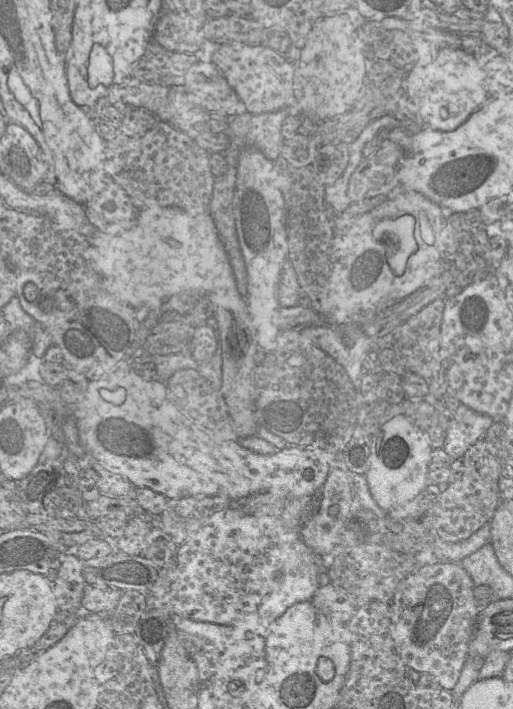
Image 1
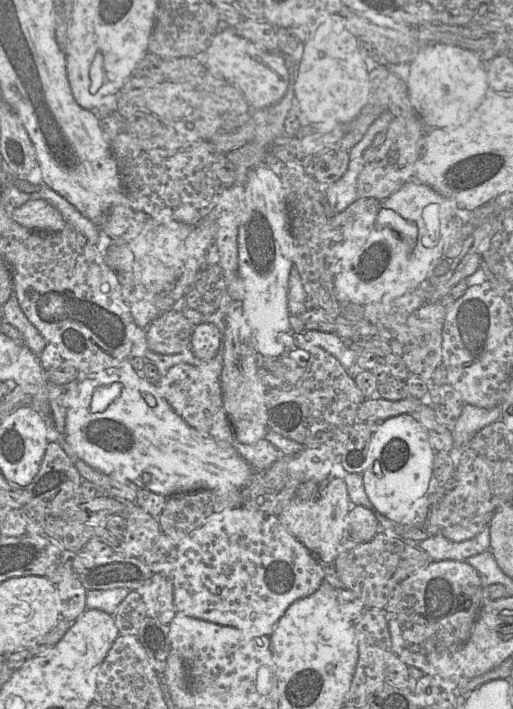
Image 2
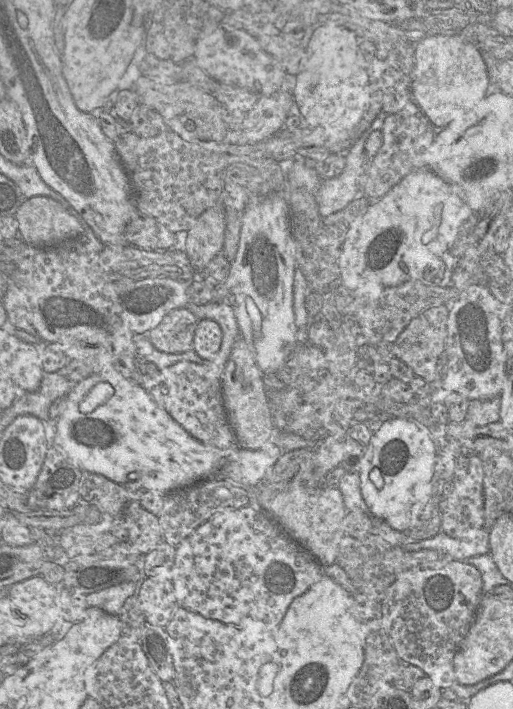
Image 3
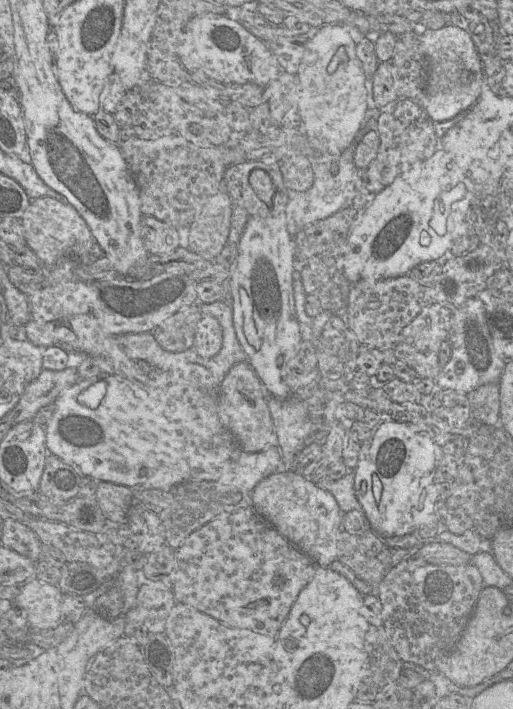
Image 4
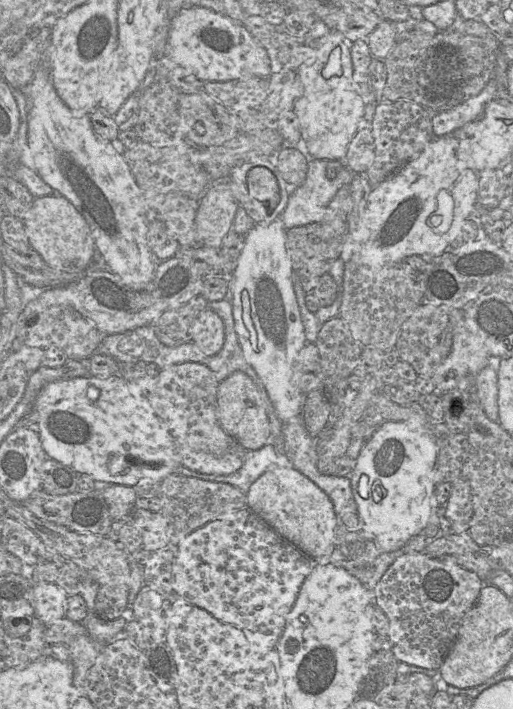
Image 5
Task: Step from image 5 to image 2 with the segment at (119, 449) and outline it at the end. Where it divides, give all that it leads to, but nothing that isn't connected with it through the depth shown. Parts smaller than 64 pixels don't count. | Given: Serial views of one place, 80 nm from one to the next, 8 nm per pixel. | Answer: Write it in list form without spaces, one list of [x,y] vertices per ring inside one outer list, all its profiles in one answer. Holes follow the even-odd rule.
[[[132,362],[119,364],[92,377],[81,377],[78,395],[67,409],[62,439],[73,454],[94,469],[130,480],[141,489],[170,497],[202,489],[234,488],[241,490],[255,474],[234,444],[204,436],[179,418],[164,400],[157,384],[151,383],[132,368]]]

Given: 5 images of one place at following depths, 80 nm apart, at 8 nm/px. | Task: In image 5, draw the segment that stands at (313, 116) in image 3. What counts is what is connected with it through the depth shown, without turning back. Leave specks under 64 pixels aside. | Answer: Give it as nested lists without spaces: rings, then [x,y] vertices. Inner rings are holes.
[[[334,30],[320,38],[314,38],[311,47],[314,55],[298,68],[301,92],[295,102],[293,111],[297,115],[300,133],[312,159],[344,161],[348,146],[358,131],[358,124],[364,117],[365,103],[353,80],[351,48],[344,42],[344,36]]]

